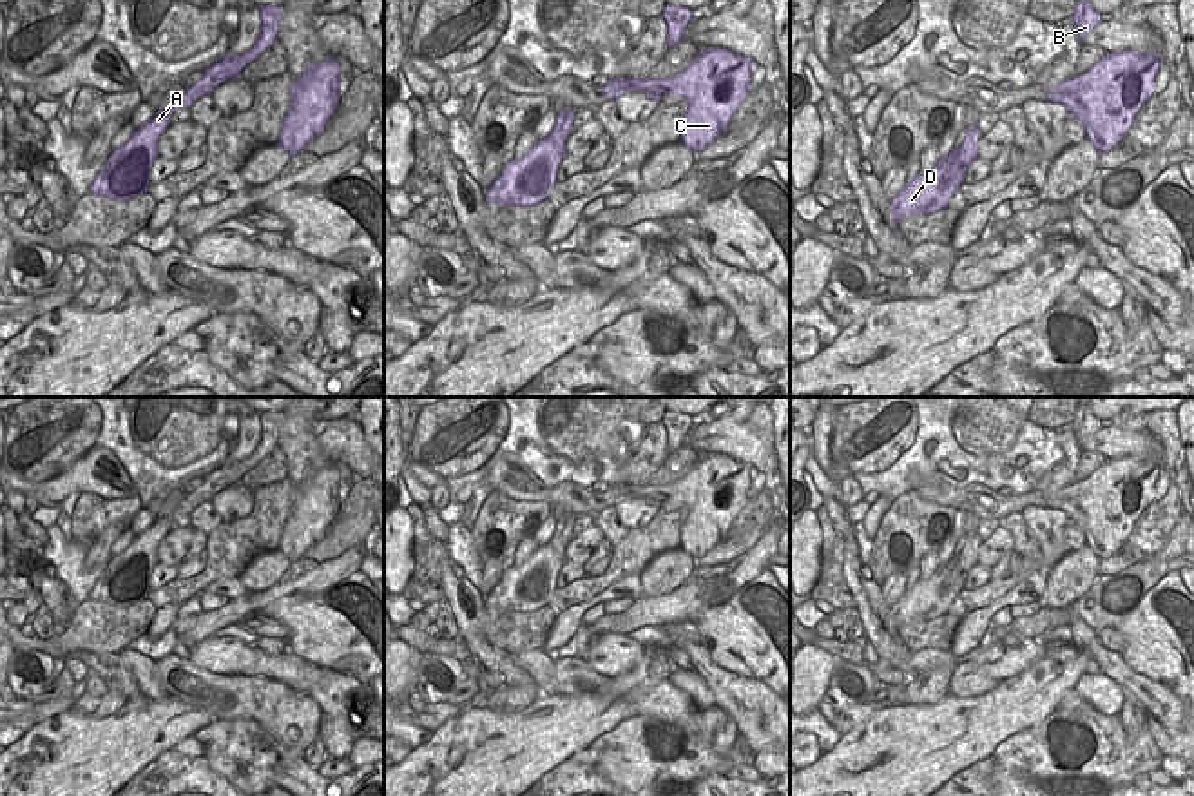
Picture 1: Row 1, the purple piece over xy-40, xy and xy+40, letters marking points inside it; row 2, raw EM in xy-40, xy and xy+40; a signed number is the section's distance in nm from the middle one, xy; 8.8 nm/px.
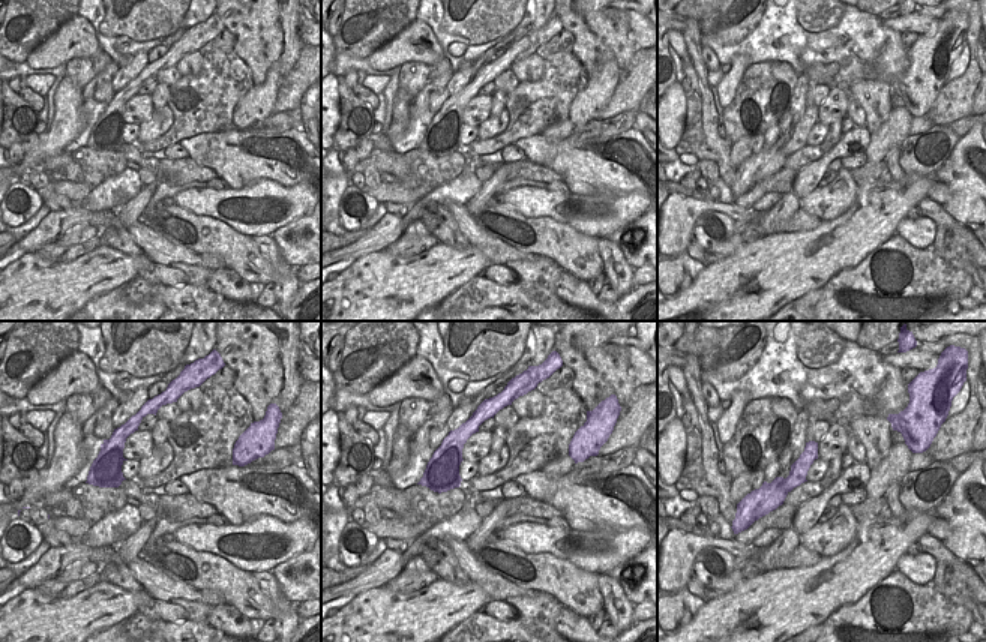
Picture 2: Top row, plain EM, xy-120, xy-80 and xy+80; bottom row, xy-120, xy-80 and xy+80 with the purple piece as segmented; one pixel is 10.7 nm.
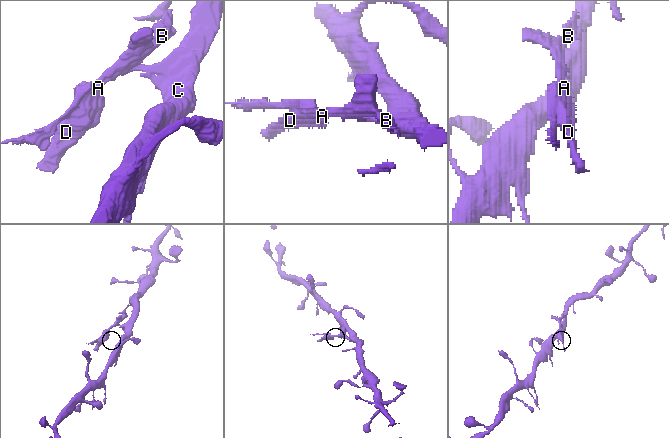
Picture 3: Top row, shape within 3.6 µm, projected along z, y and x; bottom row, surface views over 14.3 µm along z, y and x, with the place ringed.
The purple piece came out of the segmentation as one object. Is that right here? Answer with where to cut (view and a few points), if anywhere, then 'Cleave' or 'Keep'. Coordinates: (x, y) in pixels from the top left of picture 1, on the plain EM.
Split along xy (644, 486), (635, 488), (629, 495). Cleave

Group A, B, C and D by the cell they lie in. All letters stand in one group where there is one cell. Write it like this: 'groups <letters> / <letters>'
groups A B D / C

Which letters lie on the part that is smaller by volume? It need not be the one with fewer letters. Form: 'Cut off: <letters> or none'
Cut off: A, B, D

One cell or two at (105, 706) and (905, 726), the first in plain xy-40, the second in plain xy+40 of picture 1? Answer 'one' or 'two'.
two

